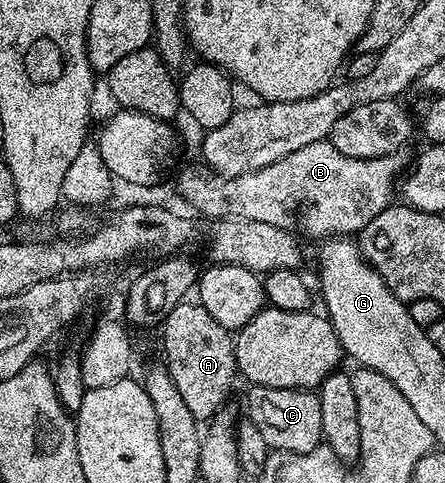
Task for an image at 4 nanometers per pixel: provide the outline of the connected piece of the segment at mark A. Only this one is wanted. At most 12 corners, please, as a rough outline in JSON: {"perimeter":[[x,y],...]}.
{"perimeter":[[197,301],[161,320],[164,366],[208,421],[236,379],[235,336]]}

